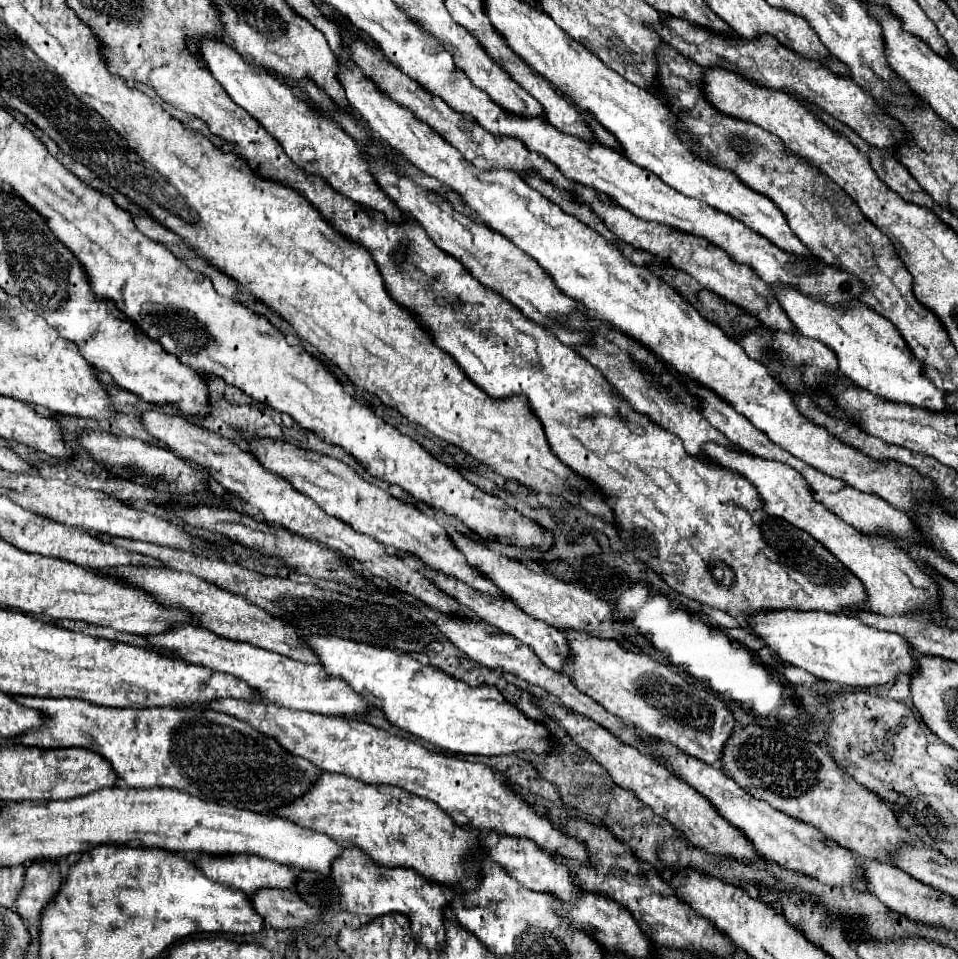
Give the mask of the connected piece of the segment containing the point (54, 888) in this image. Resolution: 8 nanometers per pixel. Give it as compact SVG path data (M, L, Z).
M35 861L25 869L21 893L15 907L23 919L39 919L43 907L57 895L63 879L55 861Z

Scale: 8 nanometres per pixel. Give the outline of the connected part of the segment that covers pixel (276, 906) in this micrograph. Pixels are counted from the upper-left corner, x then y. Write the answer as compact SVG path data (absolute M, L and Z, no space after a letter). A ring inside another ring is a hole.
M261 889L261 893L253 893L251 901L257 913L263 917L263 923L267 923L273 929L295 929L317 921L315 911L297 893L289 889Z

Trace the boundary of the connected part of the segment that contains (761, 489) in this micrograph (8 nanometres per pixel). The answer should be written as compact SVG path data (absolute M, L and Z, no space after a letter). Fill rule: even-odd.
M705 443L703 453L715 463L749 479L757 487L757 493L761 495L765 511L769 515L781 517L793 527L807 531L813 539L817 539L823 547L827 547L827 551L831 551L851 573L855 573L859 581L865 585L869 597L867 605L875 613L905 615L921 609L931 609L937 605L939 597L937 583L931 581L925 573L921 573L921 569L917 569L913 559L909 559L901 549L897 549L887 537L865 535L853 525L841 521L841 517L837 517L831 509L827 509L813 497L807 481L793 467L779 461L761 459L749 453L739 453L717 443Z

